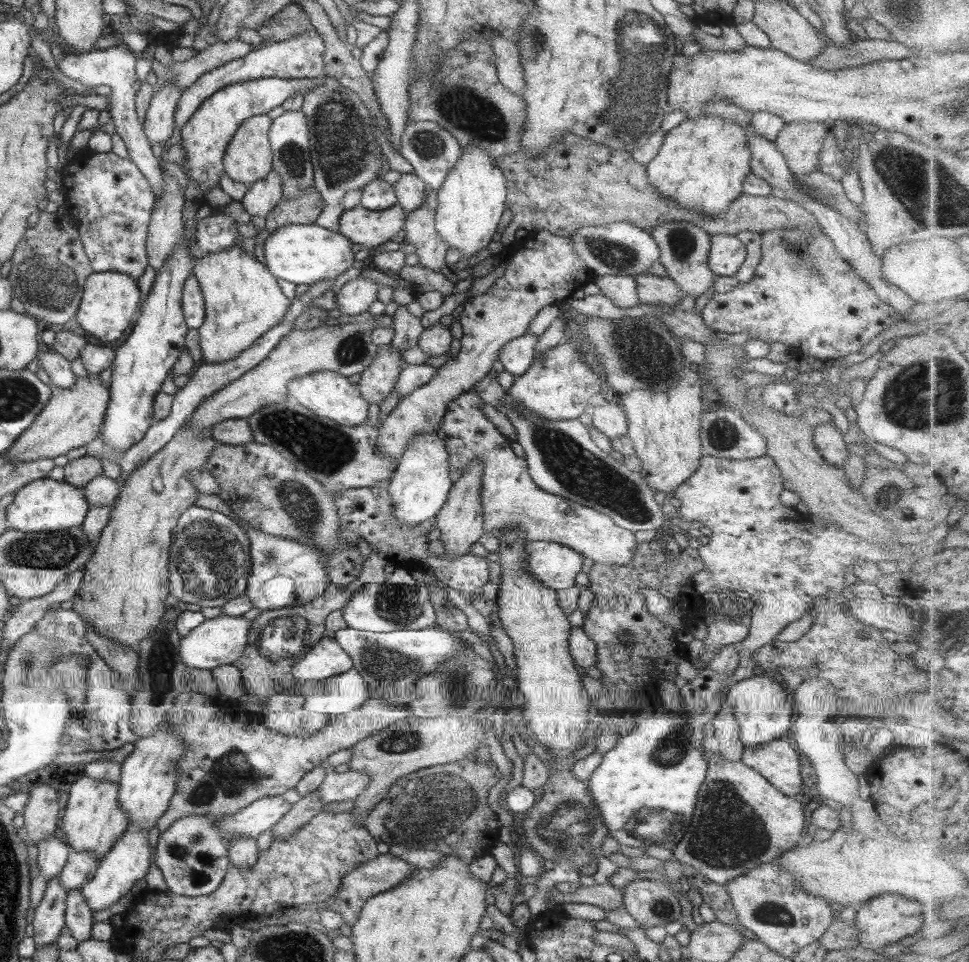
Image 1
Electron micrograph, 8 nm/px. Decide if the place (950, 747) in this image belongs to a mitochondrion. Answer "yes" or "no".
no

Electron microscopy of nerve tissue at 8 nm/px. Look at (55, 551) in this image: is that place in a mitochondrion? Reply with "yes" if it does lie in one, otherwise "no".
yes

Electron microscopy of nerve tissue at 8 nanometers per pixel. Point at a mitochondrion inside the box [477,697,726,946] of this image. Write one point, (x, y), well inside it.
(567, 828)

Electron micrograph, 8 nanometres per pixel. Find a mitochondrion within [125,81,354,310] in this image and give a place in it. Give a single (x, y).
(292, 158)

